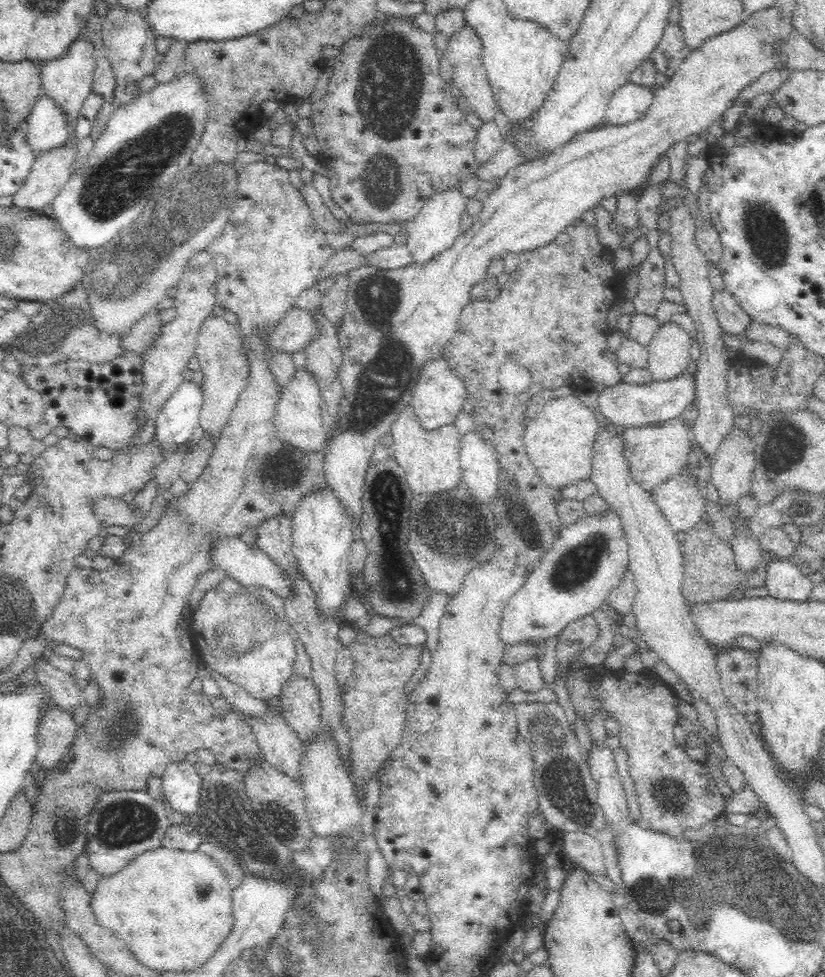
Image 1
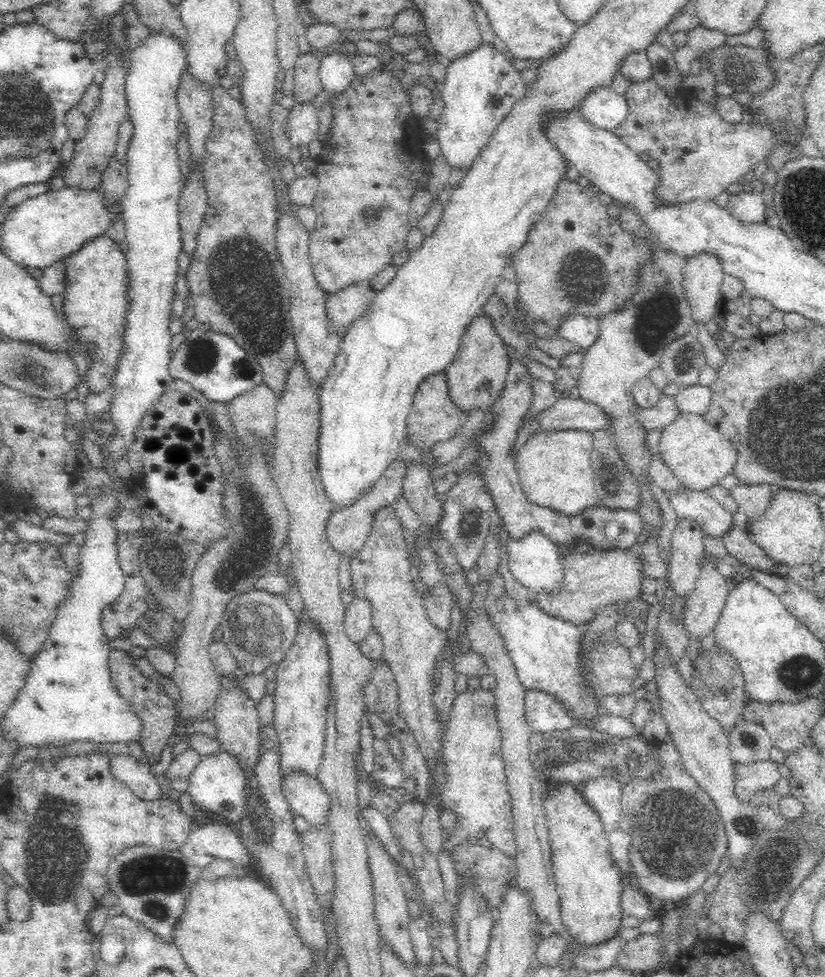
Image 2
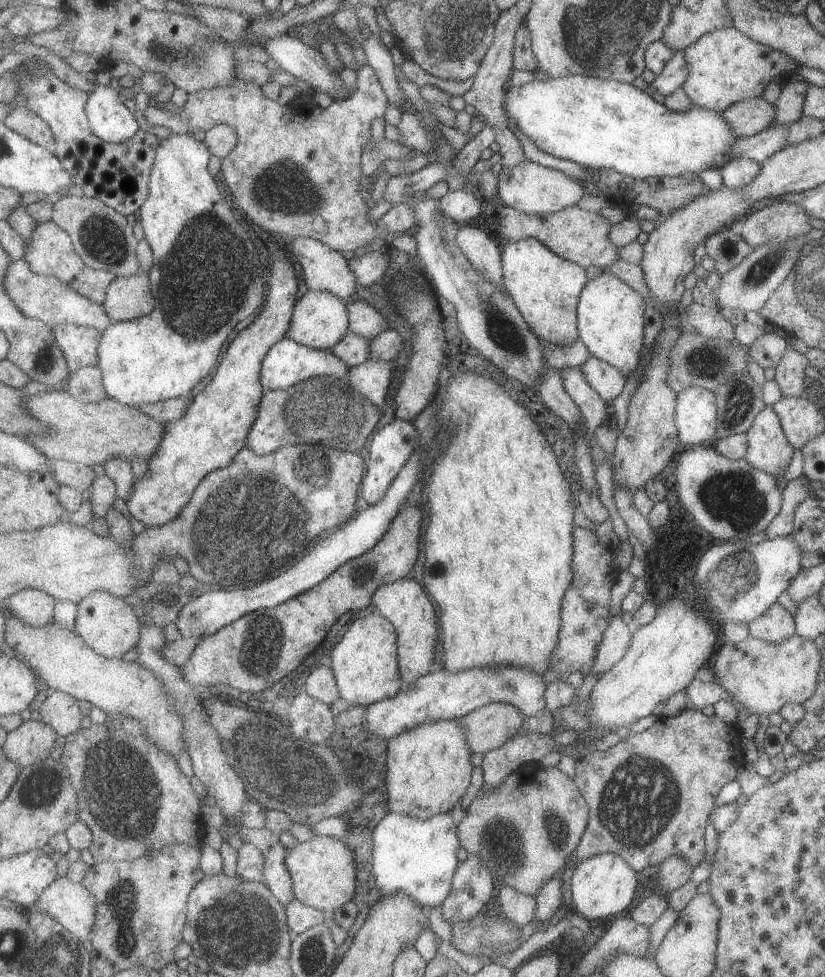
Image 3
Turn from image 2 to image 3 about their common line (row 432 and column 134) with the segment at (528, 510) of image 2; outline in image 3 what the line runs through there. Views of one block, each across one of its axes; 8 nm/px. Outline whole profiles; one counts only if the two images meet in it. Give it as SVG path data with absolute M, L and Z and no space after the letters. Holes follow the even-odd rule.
M278 252L274 278L272 278L272 292L268 298L270 300L268 308L262 310L260 317L238 334L226 350L223 363L219 366L215 377L202 392L197 394L188 412L180 420L170 421L167 424L160 448L149 462L150 470L141 480L136 479L132 498L125 507L130 516L141 520L147 527L164 526L175 521L192 502L193 496L203 480L214 471L232 466L240 451L250 446L249 436L252 427L259 419L261 404L266 393L261 375L263 364L272 348L289 336L299 303L298 290L300 290L300 282L298 282L298 274L296 274L294 264L290 262L290 258L284 252Z

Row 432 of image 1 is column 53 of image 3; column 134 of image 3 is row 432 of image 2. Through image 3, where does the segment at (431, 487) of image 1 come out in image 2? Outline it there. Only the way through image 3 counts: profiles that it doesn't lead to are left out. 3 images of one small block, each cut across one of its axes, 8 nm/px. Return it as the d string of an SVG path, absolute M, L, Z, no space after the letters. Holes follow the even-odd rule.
M444 372L429 376L420 383L411 411L407 416L405 442L420 452L432 450L435 444L449 441L460 432L469 415L457 409L448 396L448 385Z

